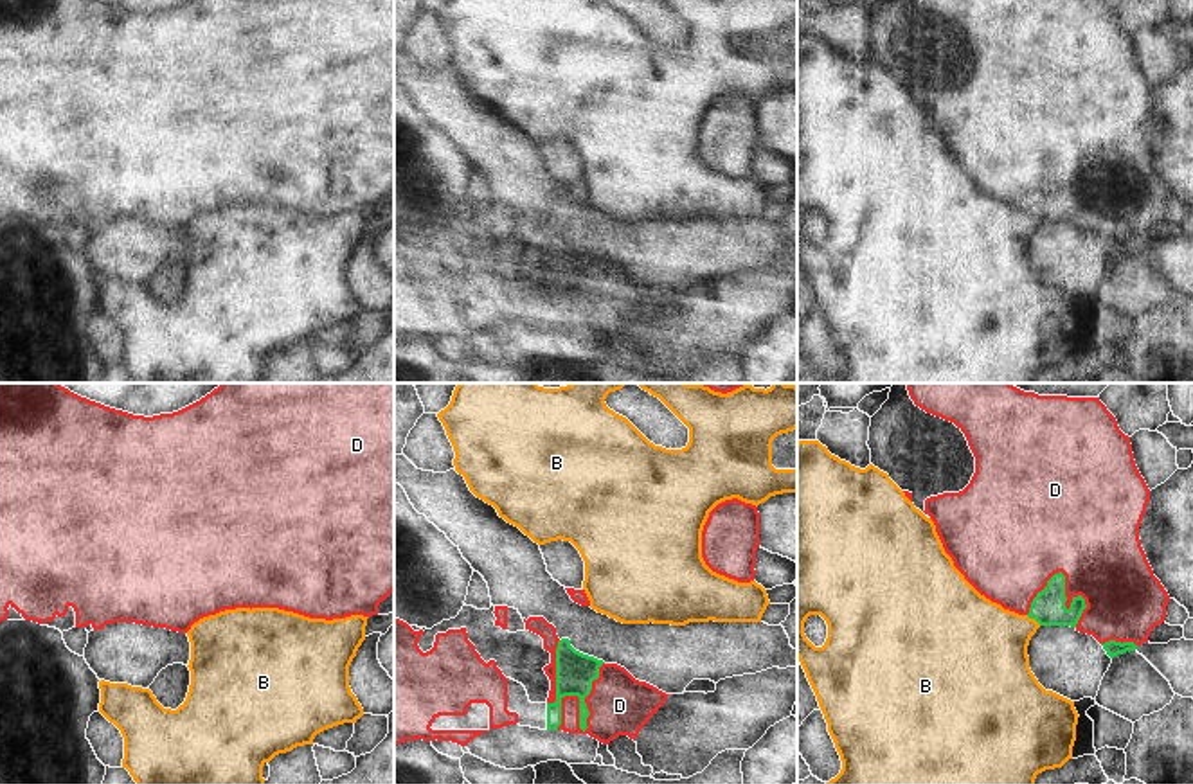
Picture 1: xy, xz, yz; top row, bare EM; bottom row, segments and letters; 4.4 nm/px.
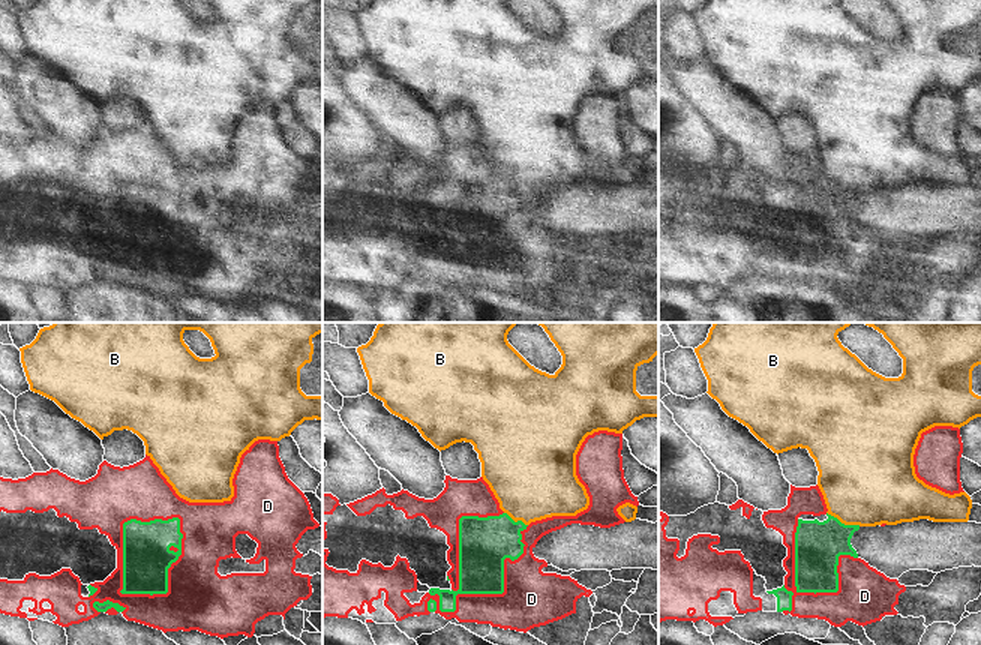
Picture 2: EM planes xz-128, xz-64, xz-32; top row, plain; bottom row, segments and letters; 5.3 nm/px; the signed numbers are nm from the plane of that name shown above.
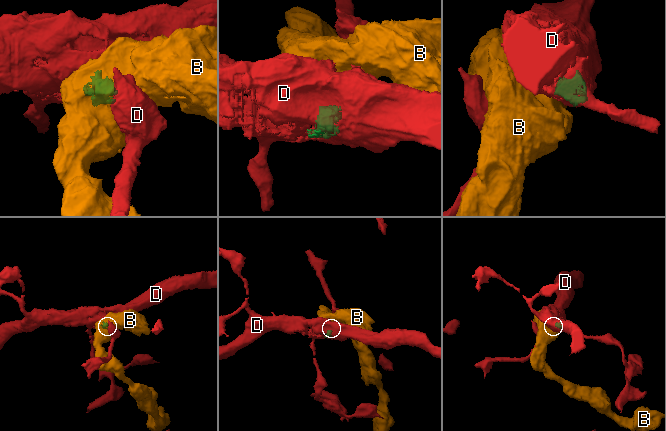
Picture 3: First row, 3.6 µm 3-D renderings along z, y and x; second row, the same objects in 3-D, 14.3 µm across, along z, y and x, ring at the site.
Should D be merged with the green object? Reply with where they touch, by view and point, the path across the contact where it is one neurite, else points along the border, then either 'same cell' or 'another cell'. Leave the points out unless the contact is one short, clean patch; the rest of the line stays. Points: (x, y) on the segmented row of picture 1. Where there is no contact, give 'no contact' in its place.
meets green in xz at (580, 725); same cell

